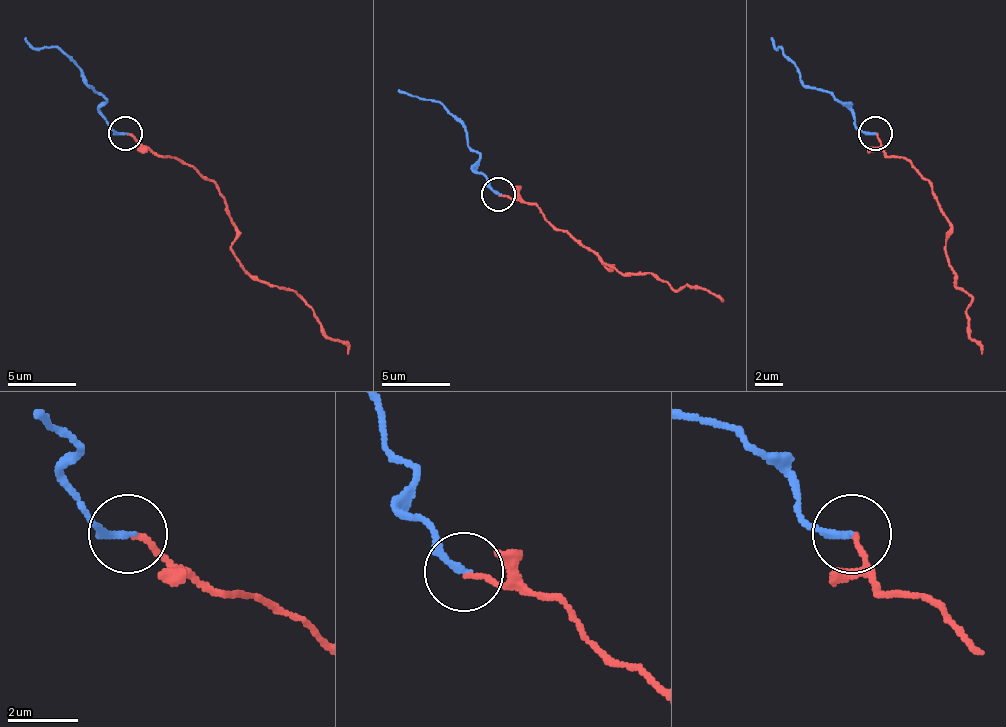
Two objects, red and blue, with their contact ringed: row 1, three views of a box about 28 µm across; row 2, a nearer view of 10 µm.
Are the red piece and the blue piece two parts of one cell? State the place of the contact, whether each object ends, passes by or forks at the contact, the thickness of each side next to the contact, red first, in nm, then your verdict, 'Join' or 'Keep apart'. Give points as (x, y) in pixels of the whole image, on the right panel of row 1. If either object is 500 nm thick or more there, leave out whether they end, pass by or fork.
Place: (875, 133). At the ring red ends. At the ring blue ends. Thickness 140 nm (red) against 200 nm. Join

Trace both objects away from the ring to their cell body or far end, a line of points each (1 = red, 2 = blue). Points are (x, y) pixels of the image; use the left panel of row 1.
1: (126, 134), (181, 158), (215, 185), (235, 226), (232, 254), (253, 274), (301, 298), (349, 353)
2: (126, 134), (115, 130), (98, 110), (105, 100), (64, 52), (37, 48), (23, 38)

